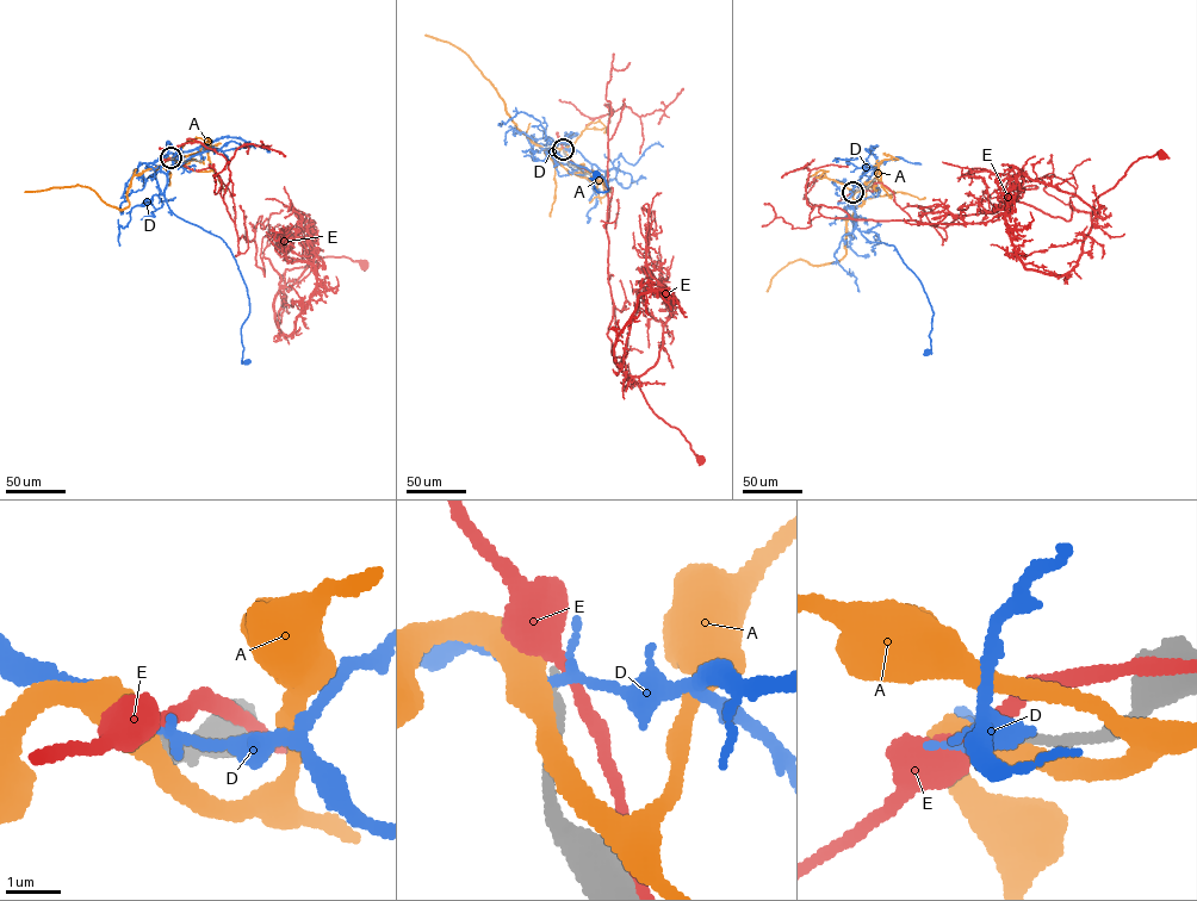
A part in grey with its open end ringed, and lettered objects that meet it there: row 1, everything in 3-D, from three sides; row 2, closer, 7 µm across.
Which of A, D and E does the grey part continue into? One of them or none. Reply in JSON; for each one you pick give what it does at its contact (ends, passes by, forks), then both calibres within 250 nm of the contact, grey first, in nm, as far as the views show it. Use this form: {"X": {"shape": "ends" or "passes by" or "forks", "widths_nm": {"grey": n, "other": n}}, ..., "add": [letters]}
{"add": []}

